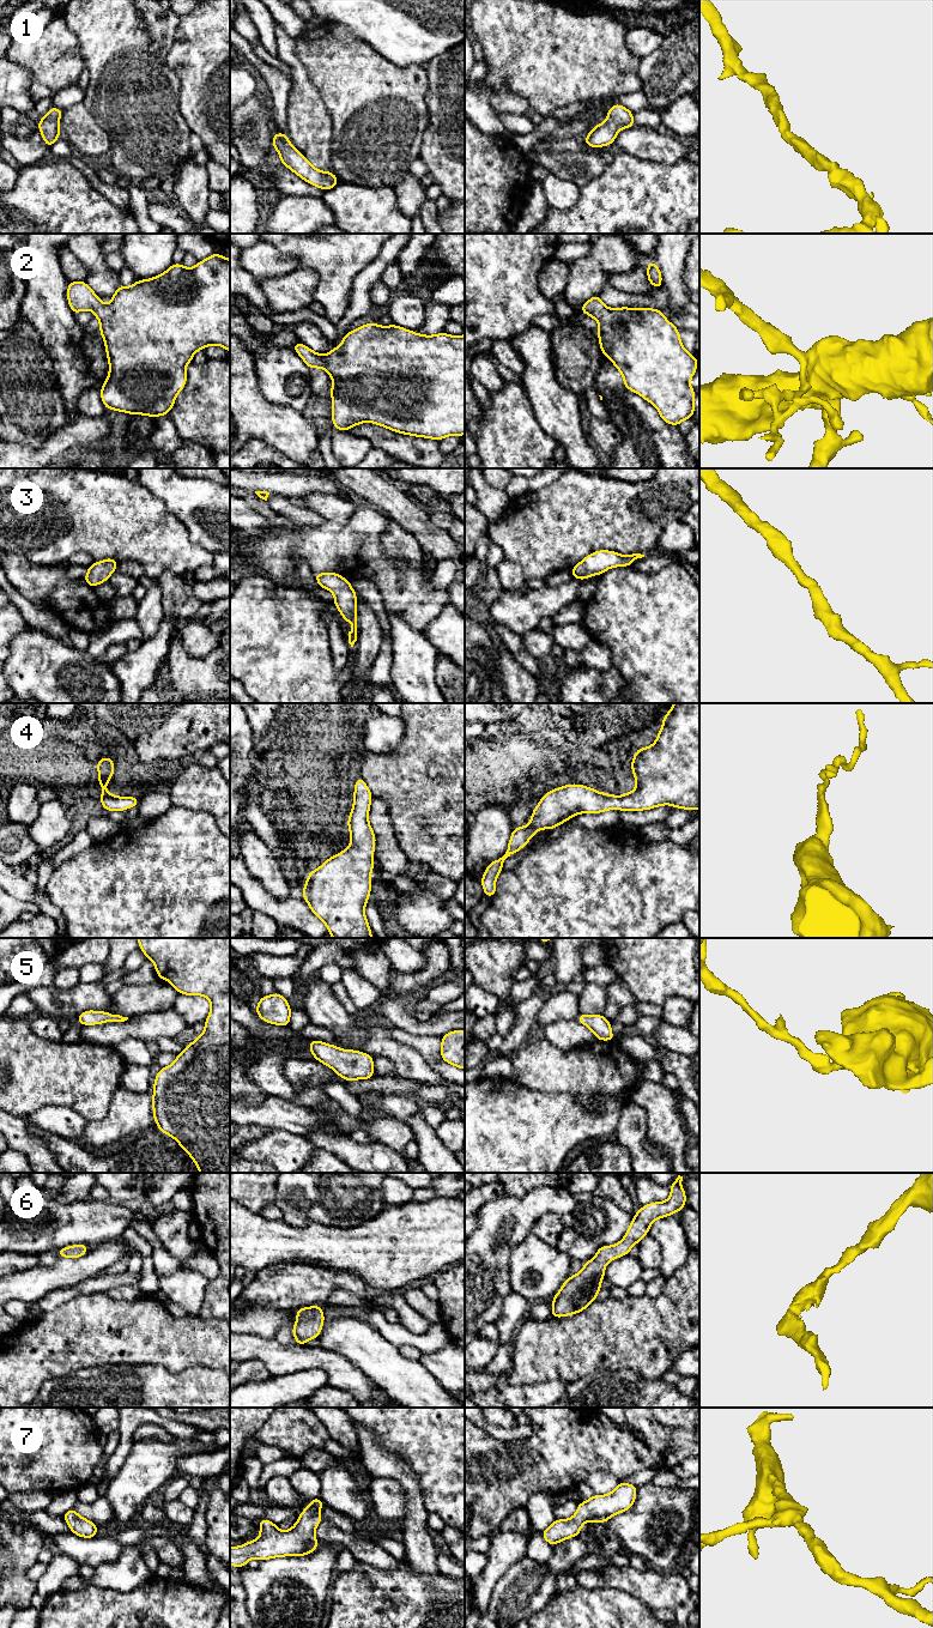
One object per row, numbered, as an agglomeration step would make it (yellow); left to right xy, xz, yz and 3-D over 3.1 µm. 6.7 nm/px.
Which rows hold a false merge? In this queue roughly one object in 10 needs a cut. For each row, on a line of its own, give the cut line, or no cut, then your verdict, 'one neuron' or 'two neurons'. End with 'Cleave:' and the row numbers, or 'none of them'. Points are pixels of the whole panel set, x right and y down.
1: no cut | one neuron
2: no cut | one neuron
3: no cut | one neuron
4: no cut | one neuron
5: no cut | one neuron
6: no cut | one neuron
7: no cut | one neuron
Cleave: none of them

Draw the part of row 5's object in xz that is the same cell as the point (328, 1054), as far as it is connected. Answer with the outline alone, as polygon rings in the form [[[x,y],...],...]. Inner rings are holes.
[[[317,1040],[308,1041],[313,1058],[331,1067],[346,1082],[374,1077],[374,1057],[370,1054],[356,1049],[341,1049]]]

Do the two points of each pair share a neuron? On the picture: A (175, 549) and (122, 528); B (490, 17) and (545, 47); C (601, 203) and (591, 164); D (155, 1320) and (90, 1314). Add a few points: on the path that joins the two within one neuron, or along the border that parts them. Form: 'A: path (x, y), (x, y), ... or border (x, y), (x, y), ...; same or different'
A: path (162, 542), (152, 536), (138, 536), (135, 533); same
B: path (503, 19), (532, 47); same
C: border (606, 164), (598, 176), (580, 187); different
D: path (139, 1320), (134, 1318), (105, 1318); same

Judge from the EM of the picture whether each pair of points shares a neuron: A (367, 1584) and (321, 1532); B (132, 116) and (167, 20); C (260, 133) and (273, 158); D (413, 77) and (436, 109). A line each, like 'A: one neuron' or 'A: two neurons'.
A: two neurons
B: one neuron
C: one neuron
D: two neurons

